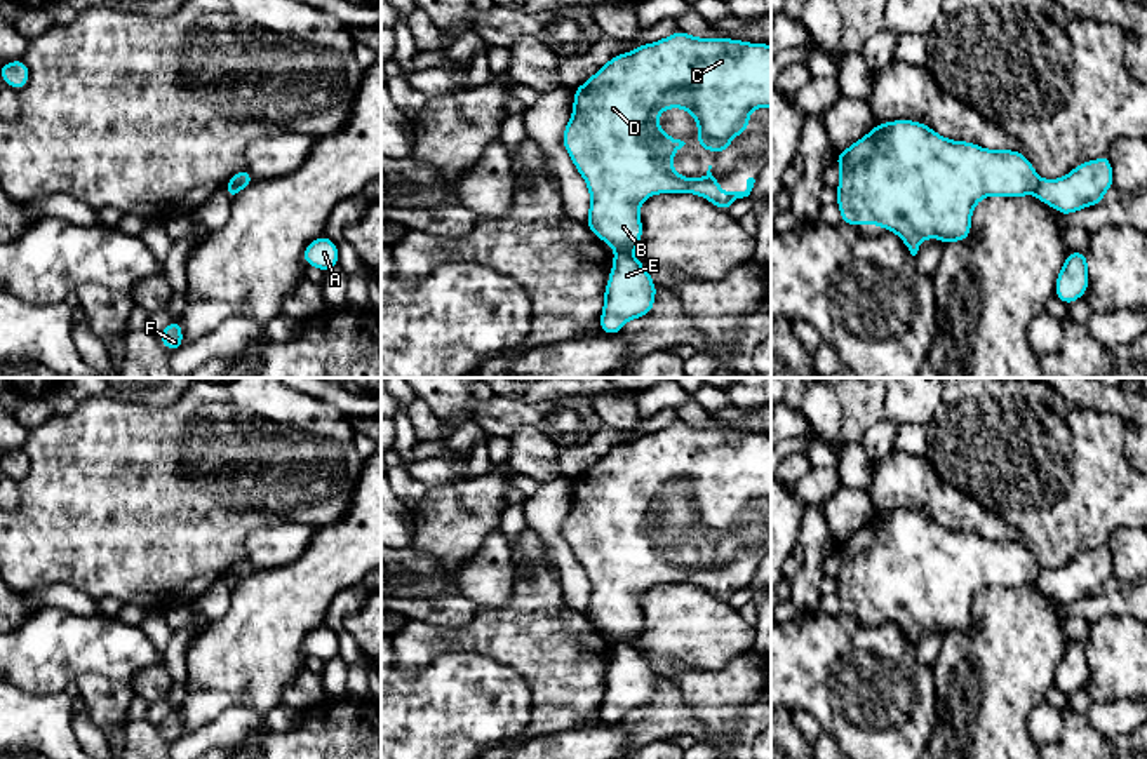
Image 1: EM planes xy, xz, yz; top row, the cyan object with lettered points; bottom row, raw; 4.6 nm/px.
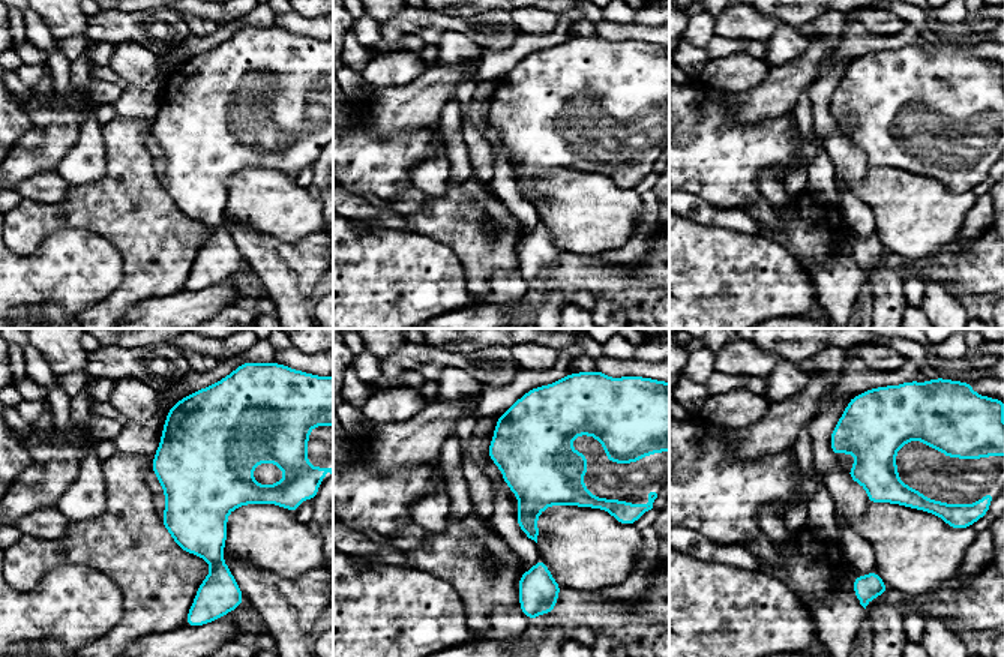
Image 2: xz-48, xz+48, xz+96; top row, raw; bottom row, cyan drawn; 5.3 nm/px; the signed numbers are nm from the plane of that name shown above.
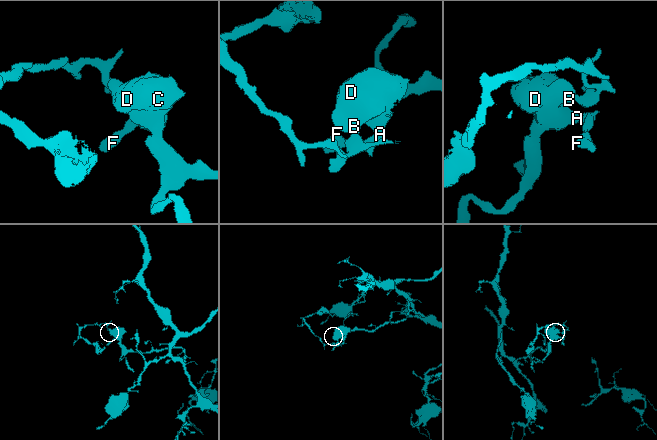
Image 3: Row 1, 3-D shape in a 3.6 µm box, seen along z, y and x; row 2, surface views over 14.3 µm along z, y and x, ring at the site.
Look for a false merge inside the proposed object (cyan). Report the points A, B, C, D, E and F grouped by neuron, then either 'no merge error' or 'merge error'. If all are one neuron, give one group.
A B C D F / E | merge error

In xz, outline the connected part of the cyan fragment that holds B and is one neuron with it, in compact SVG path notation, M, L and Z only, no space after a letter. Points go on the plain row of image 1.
M677 420L667 428L613 446L574 479L573 503L560 531L590 581L587 618L618 644L634 646L644 623L639 601L651 585L700 585L728 601L754 578L755 569L748 568L745 581L721 581L712 555L705 568L681 566L670 552L686 533L670 527L658 515L658 505L668 498L693 505L698 536L726 543L731 531L750 517L750 501L771 498L771 435L700 428Z

